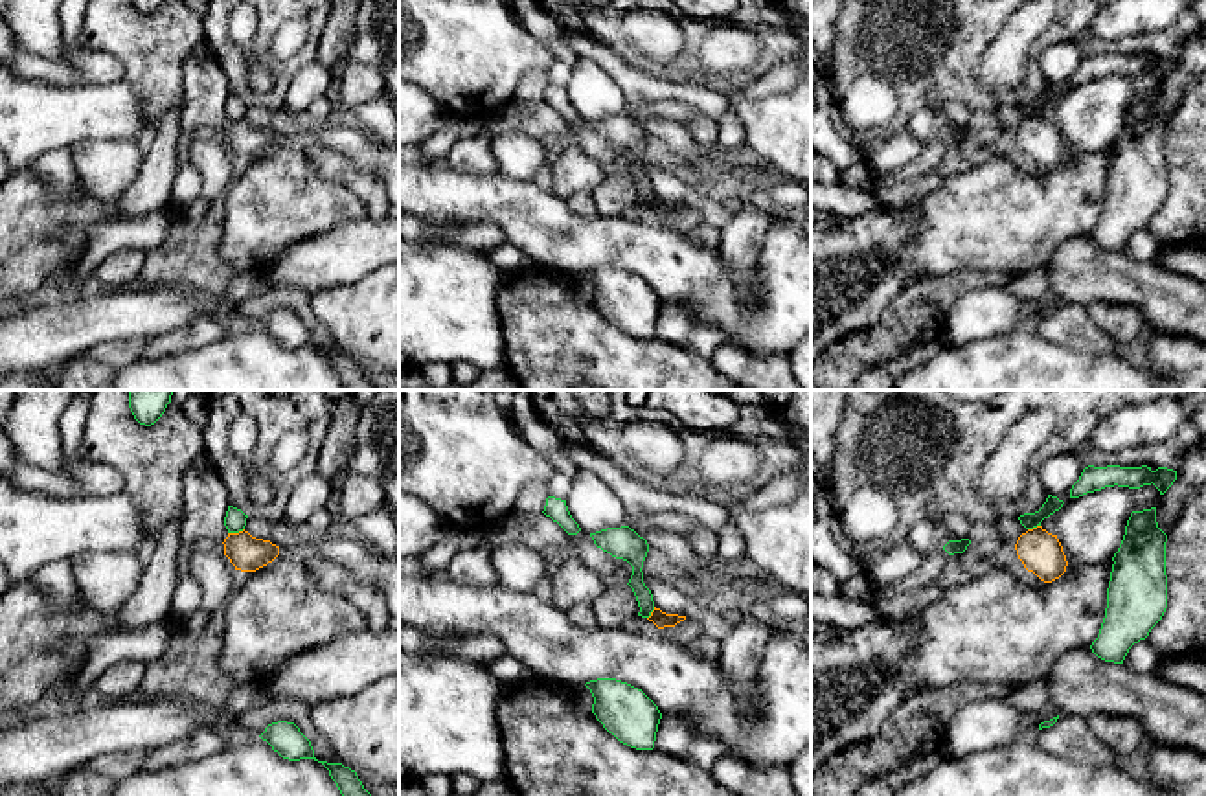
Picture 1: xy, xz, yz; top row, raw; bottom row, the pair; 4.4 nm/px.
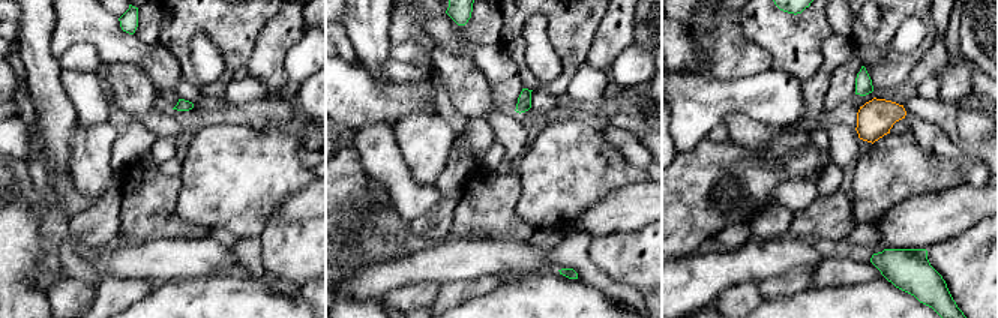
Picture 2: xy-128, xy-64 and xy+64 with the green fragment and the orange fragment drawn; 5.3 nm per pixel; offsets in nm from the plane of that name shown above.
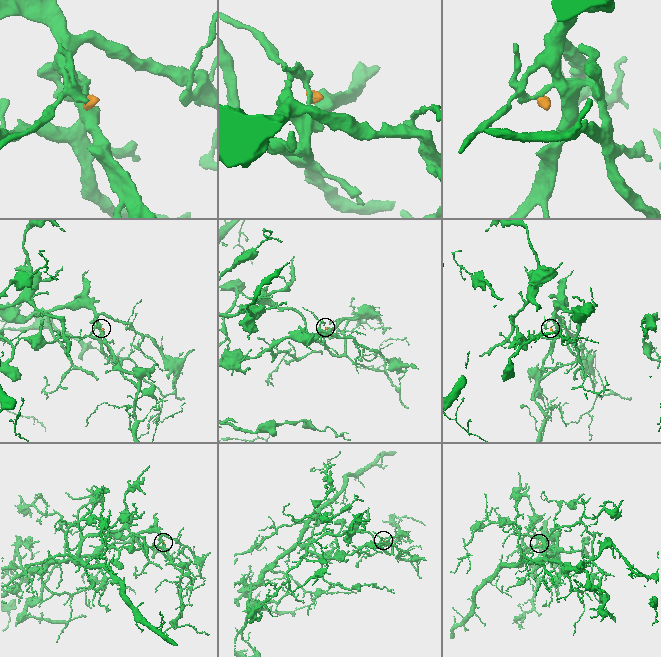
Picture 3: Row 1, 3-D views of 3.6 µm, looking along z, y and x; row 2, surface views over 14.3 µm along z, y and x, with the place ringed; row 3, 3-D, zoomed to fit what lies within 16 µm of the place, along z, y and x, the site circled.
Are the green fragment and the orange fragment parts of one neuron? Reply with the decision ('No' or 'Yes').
No

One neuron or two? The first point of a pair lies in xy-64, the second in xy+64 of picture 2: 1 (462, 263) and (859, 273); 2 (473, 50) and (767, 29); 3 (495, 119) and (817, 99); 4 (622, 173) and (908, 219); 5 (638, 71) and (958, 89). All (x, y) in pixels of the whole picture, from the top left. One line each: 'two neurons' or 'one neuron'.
1: two neurons
2: two neurons
3: two neurons
4: two neurons
5: one neuron

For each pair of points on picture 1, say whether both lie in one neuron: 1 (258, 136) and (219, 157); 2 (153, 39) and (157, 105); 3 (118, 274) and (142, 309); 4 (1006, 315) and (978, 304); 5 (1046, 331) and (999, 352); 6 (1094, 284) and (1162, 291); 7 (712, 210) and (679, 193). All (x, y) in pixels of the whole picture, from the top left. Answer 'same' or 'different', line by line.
1: different
2: same
3: different
4: same
5: different
6: same
7: same

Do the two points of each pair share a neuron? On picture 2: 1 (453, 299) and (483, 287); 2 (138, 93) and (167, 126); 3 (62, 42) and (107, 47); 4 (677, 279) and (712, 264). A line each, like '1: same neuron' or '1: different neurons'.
1: same neuron
2: same neuron
3: same neuron
4: same neuron

